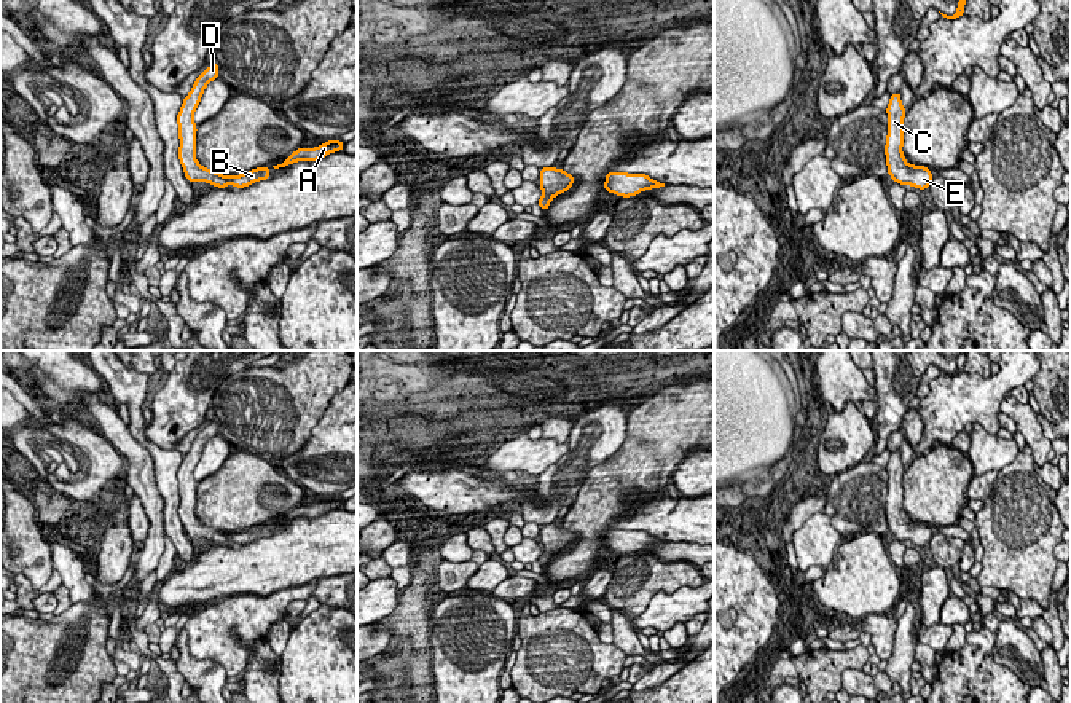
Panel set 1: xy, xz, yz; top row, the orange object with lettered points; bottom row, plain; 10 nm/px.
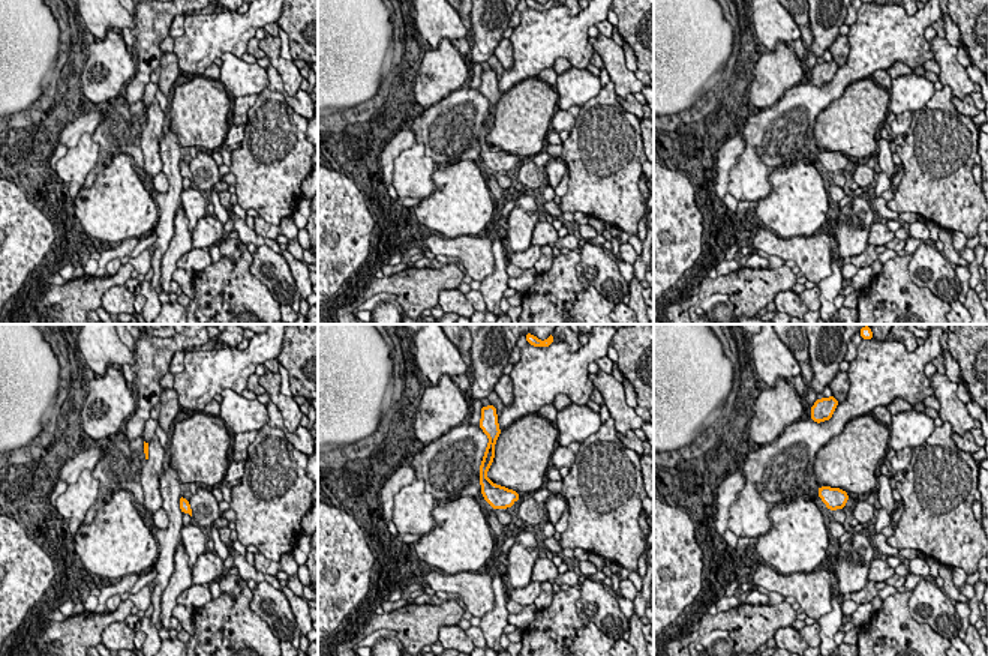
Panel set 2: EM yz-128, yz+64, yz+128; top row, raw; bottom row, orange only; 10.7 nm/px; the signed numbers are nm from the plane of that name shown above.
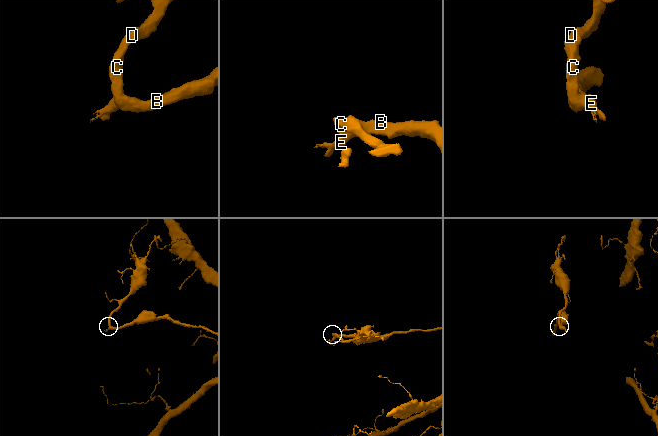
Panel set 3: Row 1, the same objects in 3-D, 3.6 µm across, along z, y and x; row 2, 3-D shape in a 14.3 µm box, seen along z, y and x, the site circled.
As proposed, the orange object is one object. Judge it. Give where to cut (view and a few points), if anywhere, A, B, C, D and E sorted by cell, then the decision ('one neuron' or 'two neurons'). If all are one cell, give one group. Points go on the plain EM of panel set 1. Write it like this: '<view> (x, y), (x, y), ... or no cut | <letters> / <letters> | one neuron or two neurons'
no cut | A B C D E | one neuron

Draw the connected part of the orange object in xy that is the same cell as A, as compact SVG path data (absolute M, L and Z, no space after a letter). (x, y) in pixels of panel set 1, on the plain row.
M328 497L327 501L322 501L316 505L298 505L293 509L282 521L273 523L274 526L287 524L292 520L296 518L317 518L320 515L325 515L328 510L341 509L344 501L341 497Z

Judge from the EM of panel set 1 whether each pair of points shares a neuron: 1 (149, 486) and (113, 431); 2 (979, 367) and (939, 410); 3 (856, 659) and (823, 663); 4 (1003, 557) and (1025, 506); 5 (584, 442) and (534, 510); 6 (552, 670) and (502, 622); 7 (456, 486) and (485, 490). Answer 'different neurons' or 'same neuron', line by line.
1: same neuron
2: different neurons
3: same neuron
4: same neuron
5: same neuron
6: different neurons
7: same neuron

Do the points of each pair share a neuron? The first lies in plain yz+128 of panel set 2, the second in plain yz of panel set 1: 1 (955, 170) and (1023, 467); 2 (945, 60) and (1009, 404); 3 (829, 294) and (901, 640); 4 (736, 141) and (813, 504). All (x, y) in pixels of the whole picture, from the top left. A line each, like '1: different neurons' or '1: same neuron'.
1: same neuron
2: same neuron
3: same neuron
4: same neuron

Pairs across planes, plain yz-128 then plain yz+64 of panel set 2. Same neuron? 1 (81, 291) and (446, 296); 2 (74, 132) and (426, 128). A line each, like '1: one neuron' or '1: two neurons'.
1: two neurons
2: two neurons

